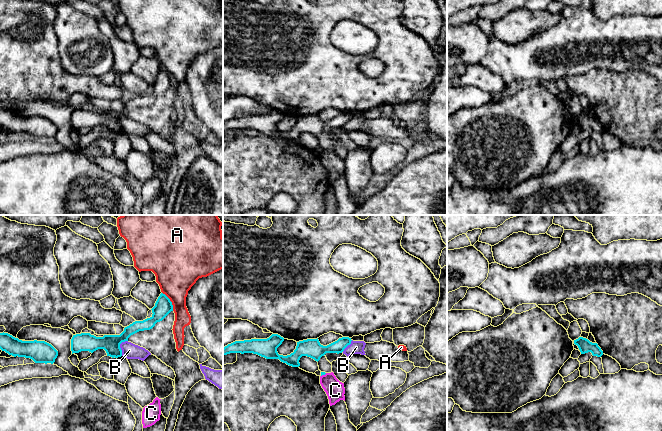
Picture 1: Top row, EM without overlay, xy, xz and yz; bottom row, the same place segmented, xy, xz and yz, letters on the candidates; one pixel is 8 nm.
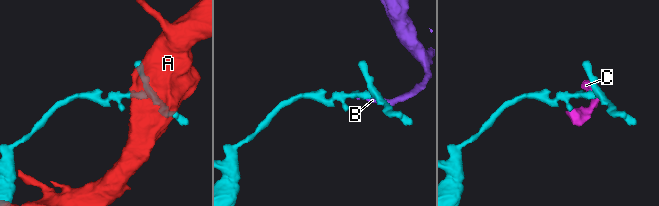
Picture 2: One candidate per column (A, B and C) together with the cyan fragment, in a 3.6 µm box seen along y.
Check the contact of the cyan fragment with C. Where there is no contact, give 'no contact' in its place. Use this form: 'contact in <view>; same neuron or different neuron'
contact in xz; different neuron

